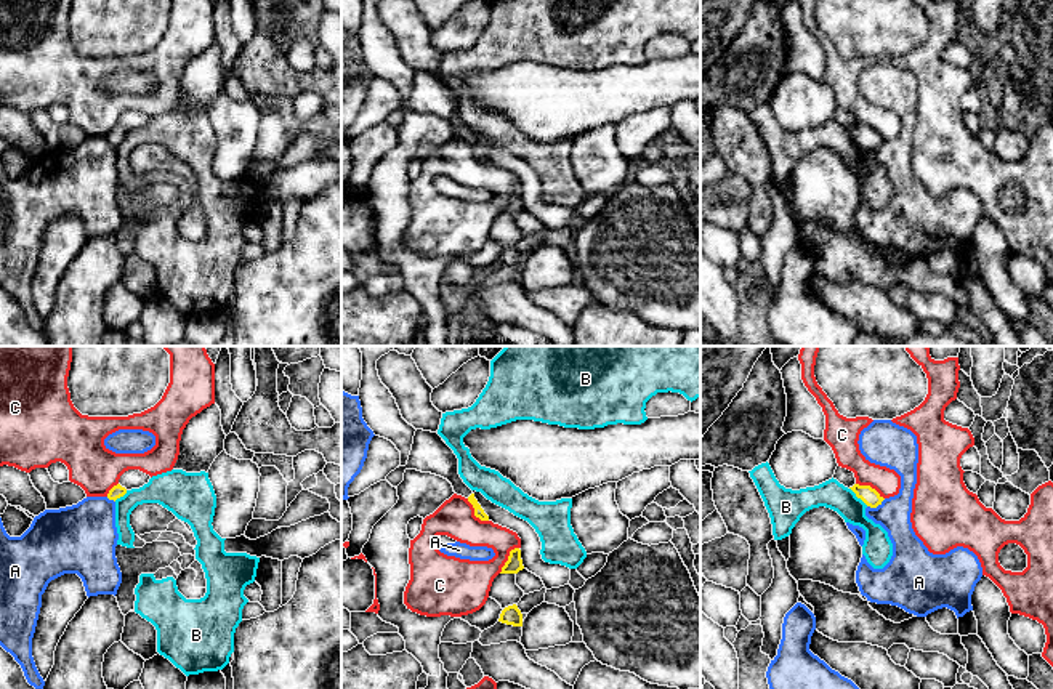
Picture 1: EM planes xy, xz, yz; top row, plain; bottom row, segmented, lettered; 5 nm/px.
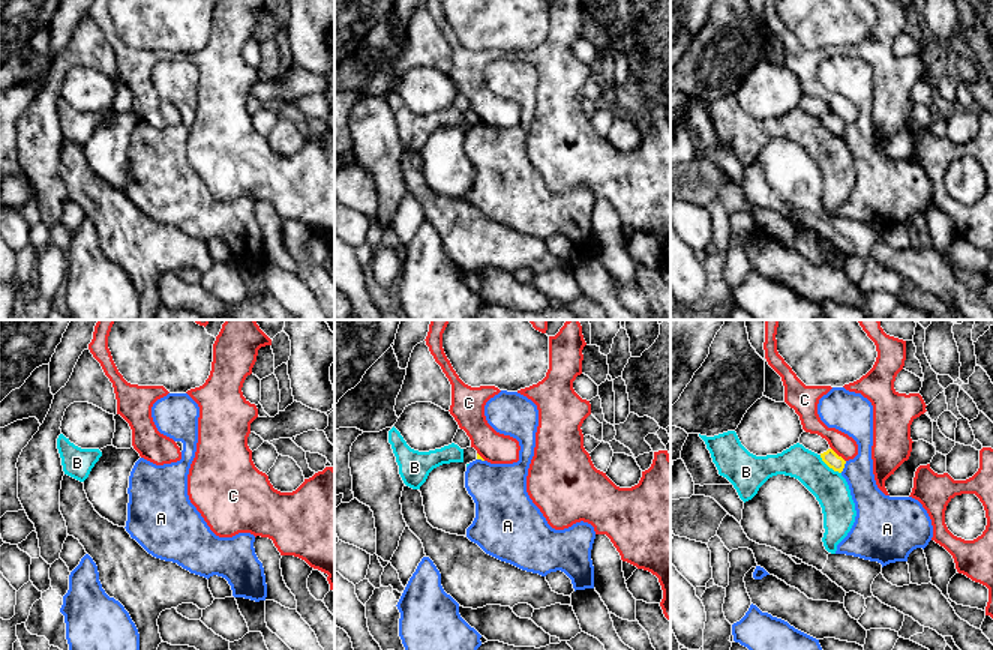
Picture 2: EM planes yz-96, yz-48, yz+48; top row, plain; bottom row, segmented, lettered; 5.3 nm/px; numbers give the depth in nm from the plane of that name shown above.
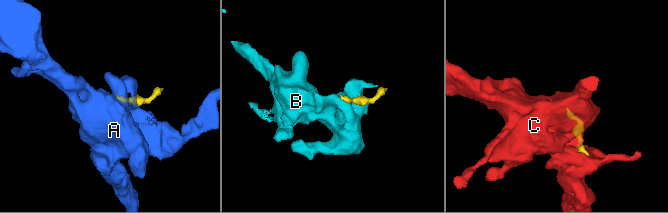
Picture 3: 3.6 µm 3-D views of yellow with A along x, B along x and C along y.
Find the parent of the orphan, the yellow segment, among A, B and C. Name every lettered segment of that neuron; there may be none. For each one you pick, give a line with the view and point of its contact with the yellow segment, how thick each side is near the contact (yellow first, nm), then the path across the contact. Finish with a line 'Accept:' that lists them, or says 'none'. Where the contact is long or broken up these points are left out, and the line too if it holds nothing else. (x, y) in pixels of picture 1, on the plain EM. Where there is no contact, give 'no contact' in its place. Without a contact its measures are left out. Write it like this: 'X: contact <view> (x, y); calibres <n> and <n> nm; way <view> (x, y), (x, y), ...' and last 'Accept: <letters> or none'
Accept: none

